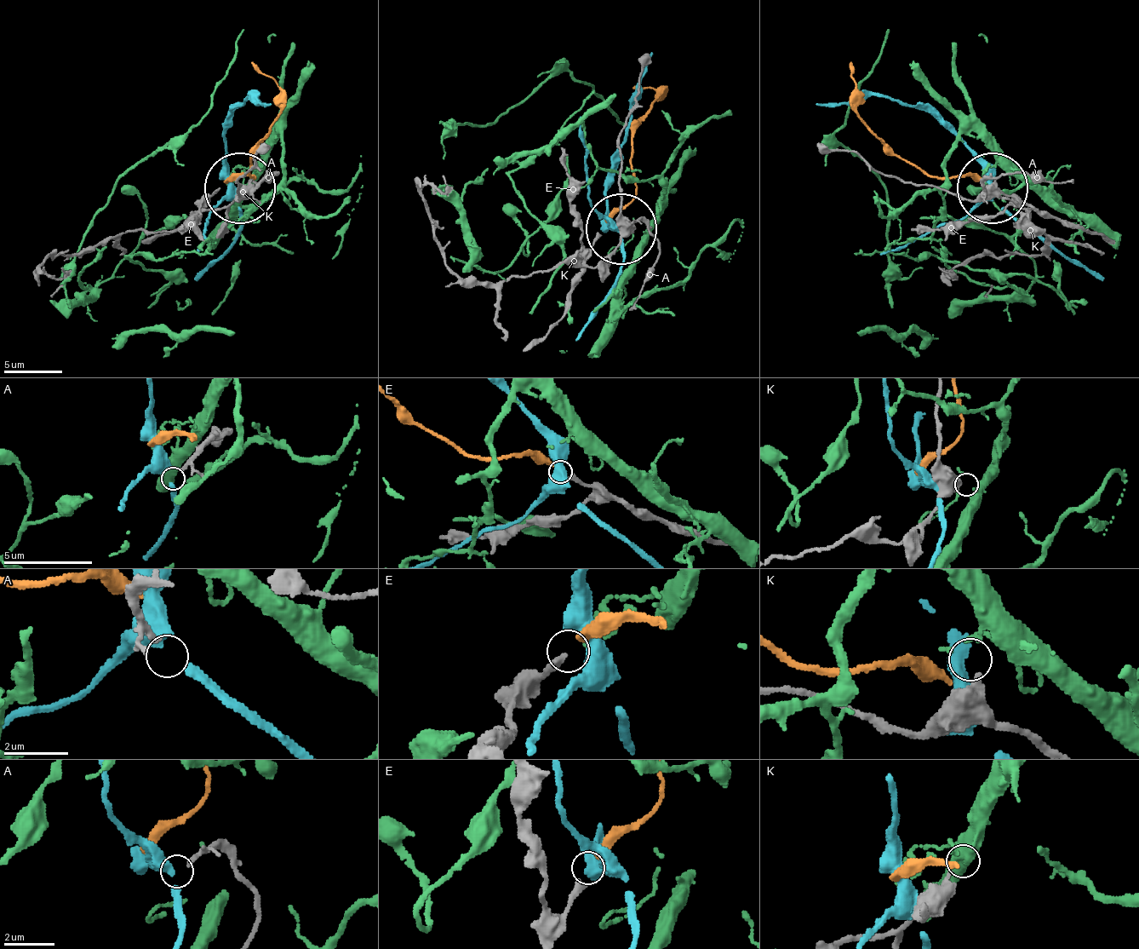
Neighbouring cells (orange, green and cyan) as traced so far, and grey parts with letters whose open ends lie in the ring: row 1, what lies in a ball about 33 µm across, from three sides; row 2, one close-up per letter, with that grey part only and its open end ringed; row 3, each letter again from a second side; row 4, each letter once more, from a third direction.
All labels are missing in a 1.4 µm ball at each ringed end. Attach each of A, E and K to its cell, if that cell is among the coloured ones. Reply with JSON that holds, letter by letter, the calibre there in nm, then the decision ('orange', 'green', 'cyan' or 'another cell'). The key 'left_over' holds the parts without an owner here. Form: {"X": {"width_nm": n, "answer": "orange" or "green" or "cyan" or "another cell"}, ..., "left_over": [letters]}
{"A": {"width_nm": 130, "answer": "another cell"}, "E": {"width_nm": 240, "answer": "orange"}, "K": {"width_nm": 360, "answer": "green"}, "left_over": ["A"]}

